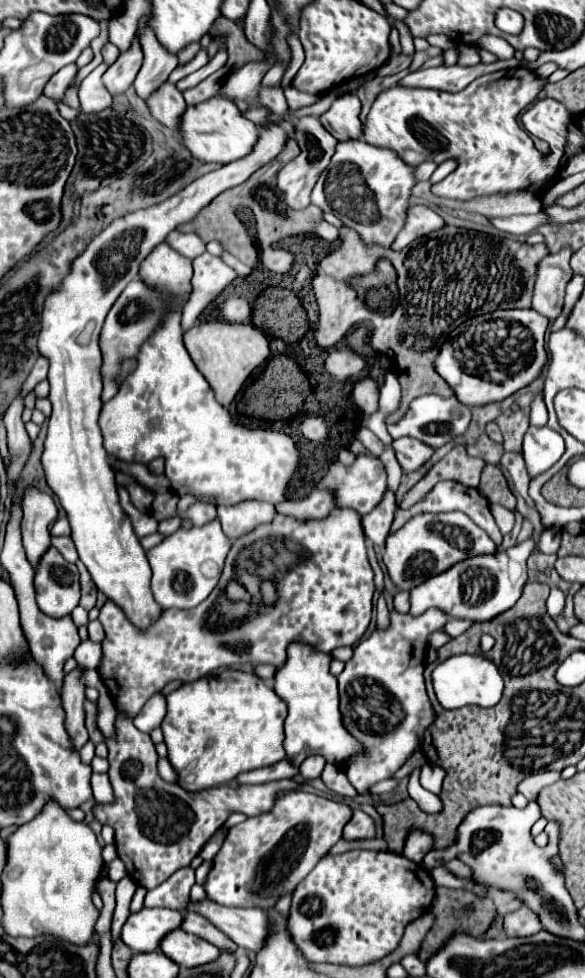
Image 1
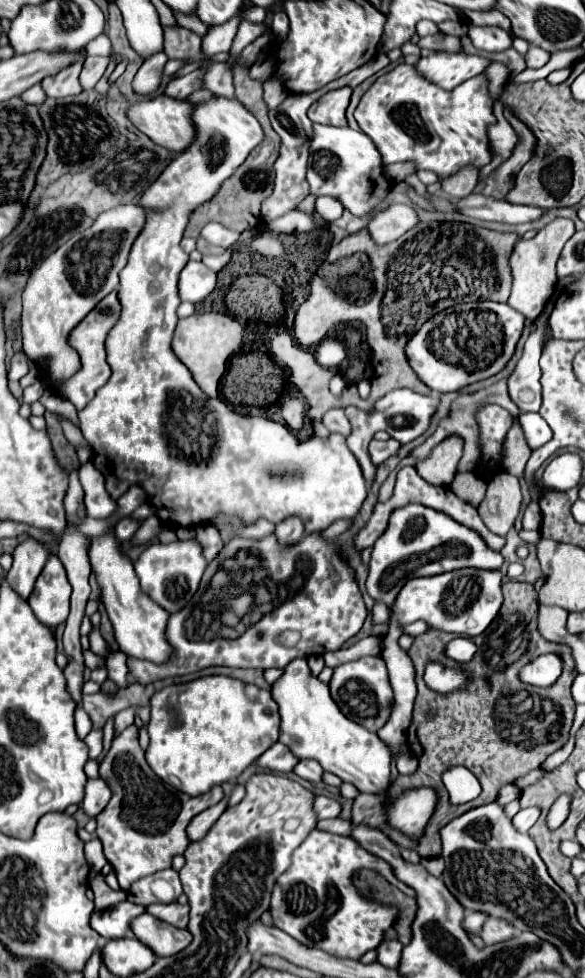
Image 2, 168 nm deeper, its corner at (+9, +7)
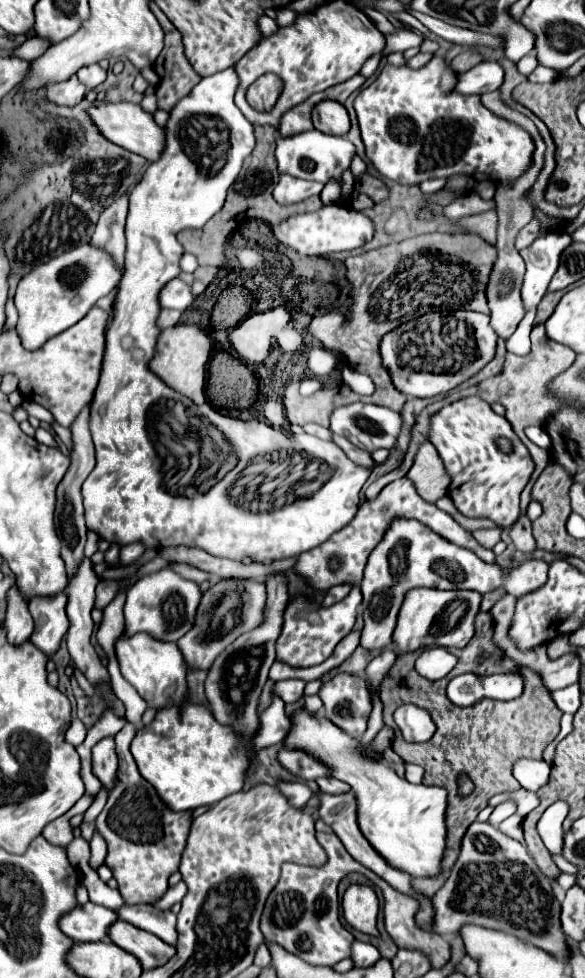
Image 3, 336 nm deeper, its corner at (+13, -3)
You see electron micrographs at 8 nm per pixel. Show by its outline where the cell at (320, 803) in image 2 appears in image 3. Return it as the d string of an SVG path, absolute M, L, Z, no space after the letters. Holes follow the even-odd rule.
M279 780L279 790L289 800L289 804L293 808L303 808L305 802L313 796L311 788L303 782L283 782L283 780Z

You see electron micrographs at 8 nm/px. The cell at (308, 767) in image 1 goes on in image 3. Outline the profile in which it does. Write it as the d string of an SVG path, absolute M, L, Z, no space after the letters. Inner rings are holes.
M321 778L321 780L315 780L319 790L321 792L327 792L327 794L345 794L349 792L349 784L341 782L341 780L335 780L335 778Z

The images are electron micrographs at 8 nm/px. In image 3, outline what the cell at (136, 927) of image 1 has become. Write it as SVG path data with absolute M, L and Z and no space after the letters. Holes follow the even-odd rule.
M87 902L65 912L59 918L59 928L73 942L99 942L105 940L105 932L115 920L117 914L113 910Z

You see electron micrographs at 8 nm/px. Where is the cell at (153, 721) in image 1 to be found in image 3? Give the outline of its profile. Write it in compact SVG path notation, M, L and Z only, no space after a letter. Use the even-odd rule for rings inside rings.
M113 738L101 740L93 748L93 774L99 778L99 782L107 788L107 792L113 790L117 782L117 754Z

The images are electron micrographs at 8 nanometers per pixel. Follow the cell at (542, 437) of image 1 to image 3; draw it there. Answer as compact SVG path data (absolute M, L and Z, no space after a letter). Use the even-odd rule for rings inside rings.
M529 426L529 428L525 428L525 434L537 444L537 446L541 446L541 448L551 448L551 438L549 438L549 434L545 432L545 428L541 428L541 426Z

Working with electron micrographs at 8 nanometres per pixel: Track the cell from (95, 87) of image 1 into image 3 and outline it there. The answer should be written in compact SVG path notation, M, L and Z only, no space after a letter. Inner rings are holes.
M89 64L89 66L83 66L83 68L77 72L77 76L79 76L79 80L81 80L89 90L93 90L95 86L99 86L99 84L105 80L107 72L101 70L99 64Z

